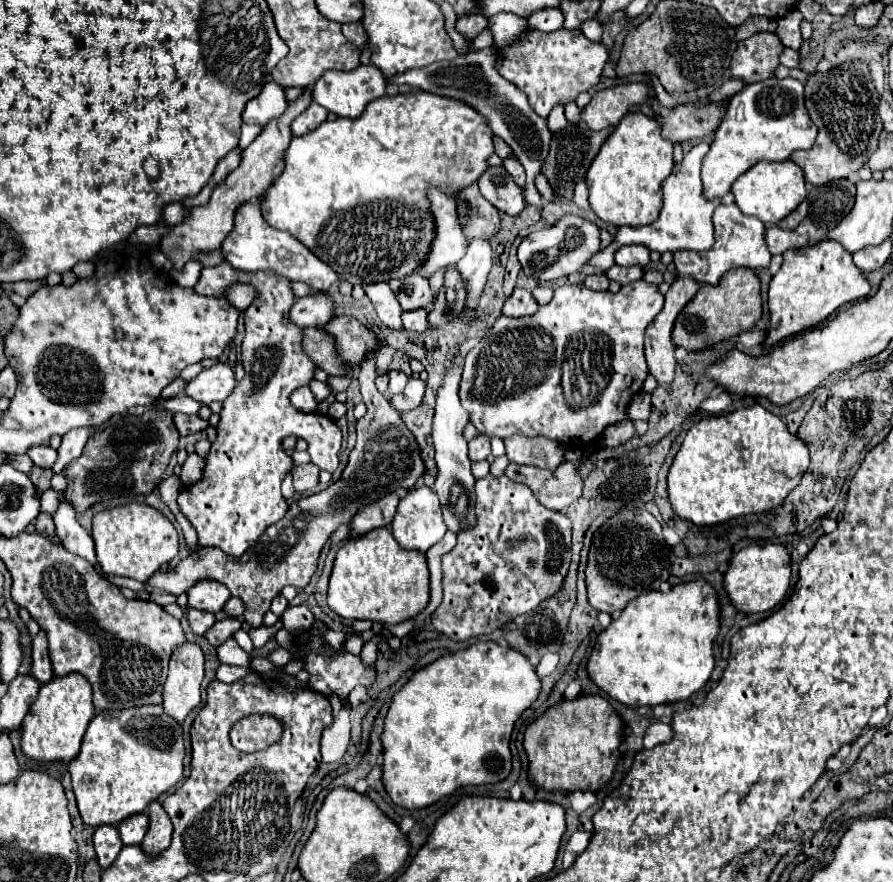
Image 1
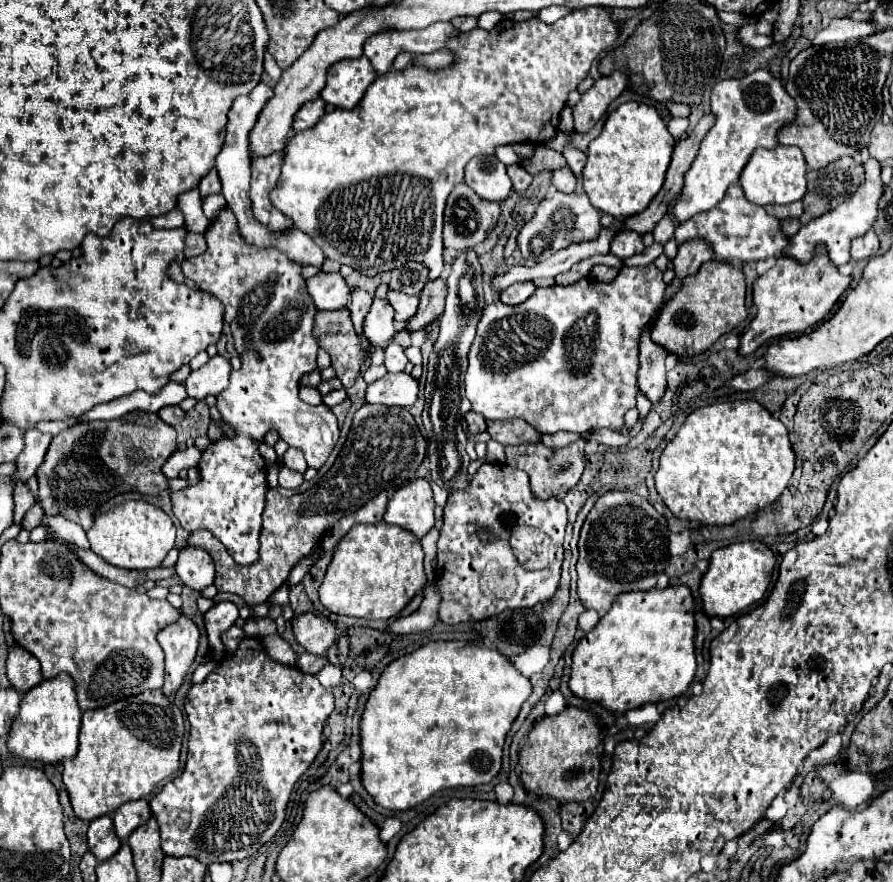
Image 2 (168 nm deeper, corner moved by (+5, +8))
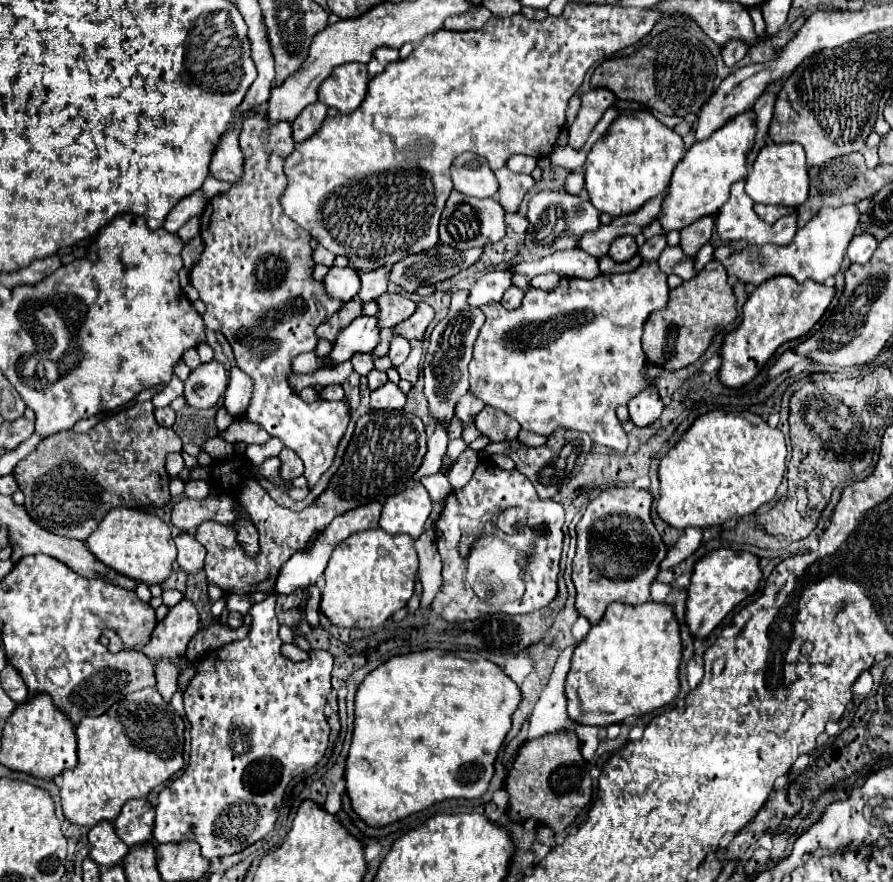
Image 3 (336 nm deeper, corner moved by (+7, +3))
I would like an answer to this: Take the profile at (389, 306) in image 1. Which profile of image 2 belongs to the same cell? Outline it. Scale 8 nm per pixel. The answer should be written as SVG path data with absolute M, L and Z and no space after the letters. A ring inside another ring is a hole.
M379 298L373 300L371 310L363 322L363 334L367 336L371 348L387 344L393 338L393 334L395 334L393 308L387 300L379 300Z

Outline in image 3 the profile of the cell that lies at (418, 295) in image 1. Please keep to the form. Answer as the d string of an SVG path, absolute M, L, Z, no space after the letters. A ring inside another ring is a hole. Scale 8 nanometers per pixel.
M439 243L437 249L429 253L417 253L393 265L389 279L403 291L415 293L421 285L435 285L473 265L481 257L481 253L483 249L455 251Z

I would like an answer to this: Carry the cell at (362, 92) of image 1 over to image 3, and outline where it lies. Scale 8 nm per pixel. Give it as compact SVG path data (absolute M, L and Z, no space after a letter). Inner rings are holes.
M363 63L341 65L333 69L331 79L321 83L319 101L341 113L353 113L367 93L367 67Z

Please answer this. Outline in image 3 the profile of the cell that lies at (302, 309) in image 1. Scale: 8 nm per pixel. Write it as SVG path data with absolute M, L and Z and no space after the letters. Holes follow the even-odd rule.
M331 267L327 277L323 279L323 285L325 285L325 291L331 299L337 299L341 303L347 303L351 301L355 295L357 295L357 289L361 287L359 285L359 275L355 269L351 267Z

